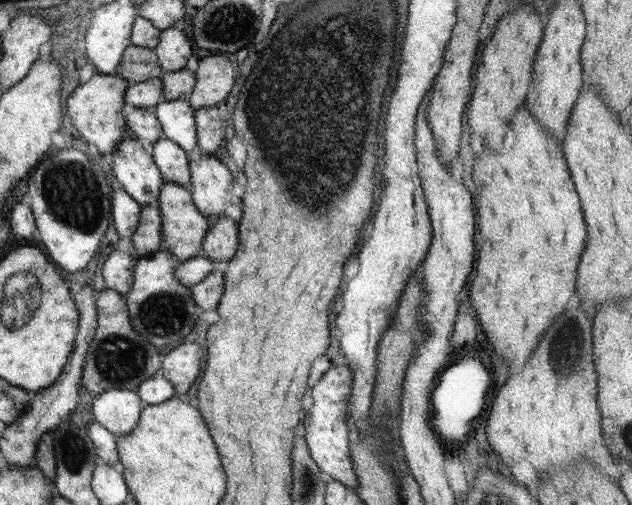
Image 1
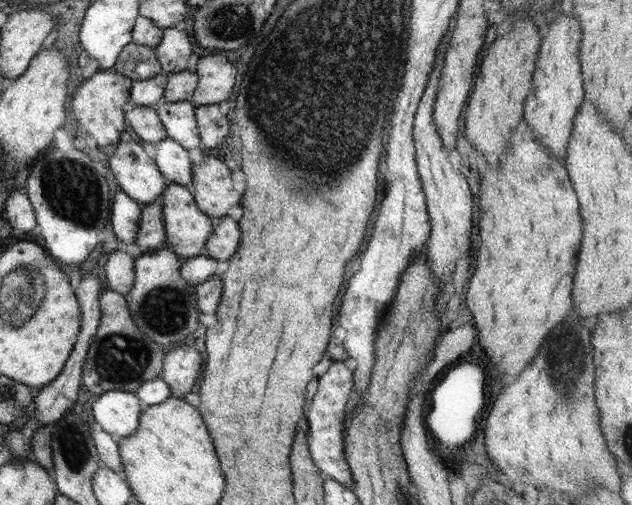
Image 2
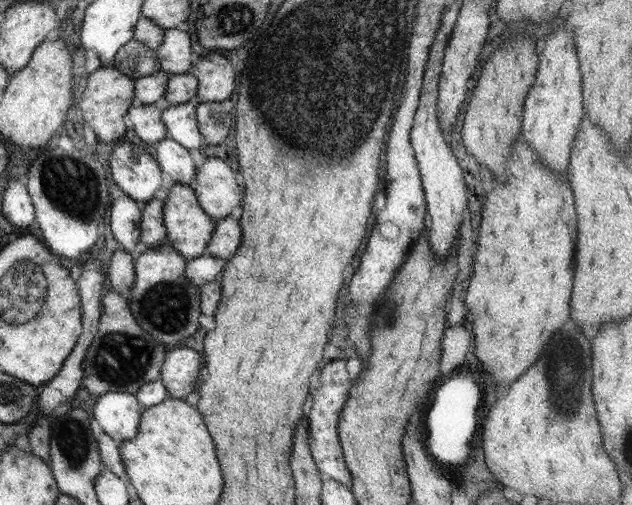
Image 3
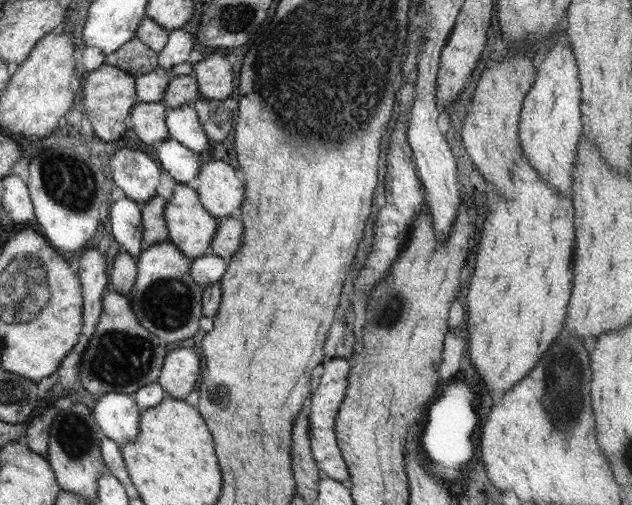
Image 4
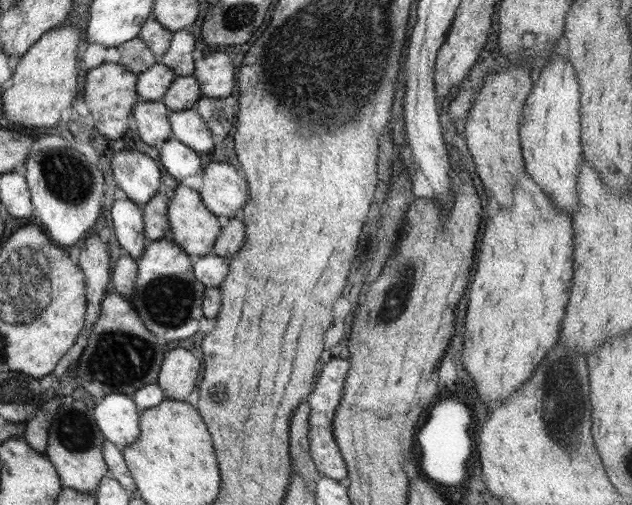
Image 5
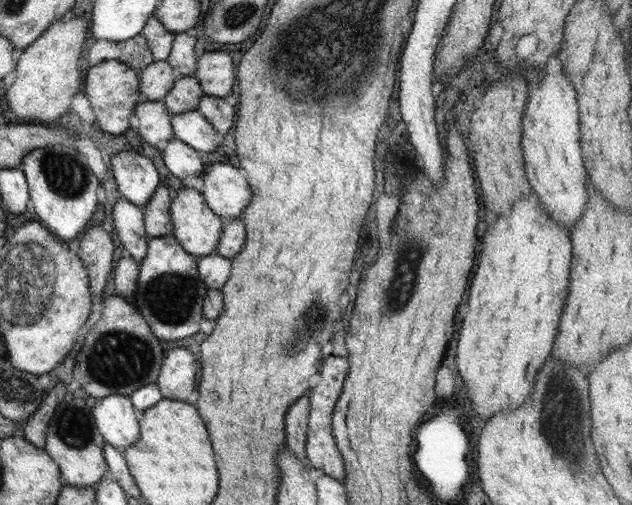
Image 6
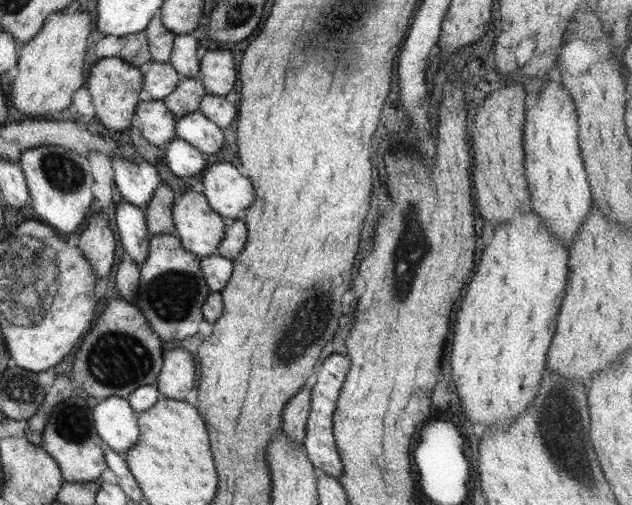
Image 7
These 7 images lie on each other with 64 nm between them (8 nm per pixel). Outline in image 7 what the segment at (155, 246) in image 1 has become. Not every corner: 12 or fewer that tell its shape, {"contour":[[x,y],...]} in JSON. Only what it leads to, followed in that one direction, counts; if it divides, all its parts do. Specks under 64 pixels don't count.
{"contour":[[161,183],[143,208],[153,235],[175,235],[176,192]]}

